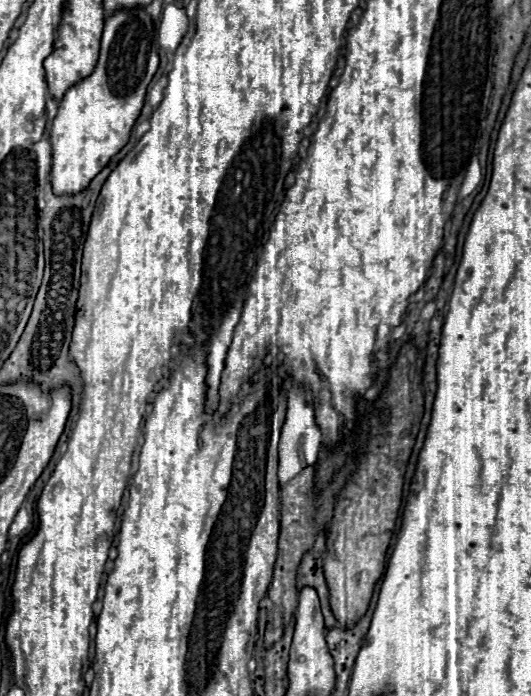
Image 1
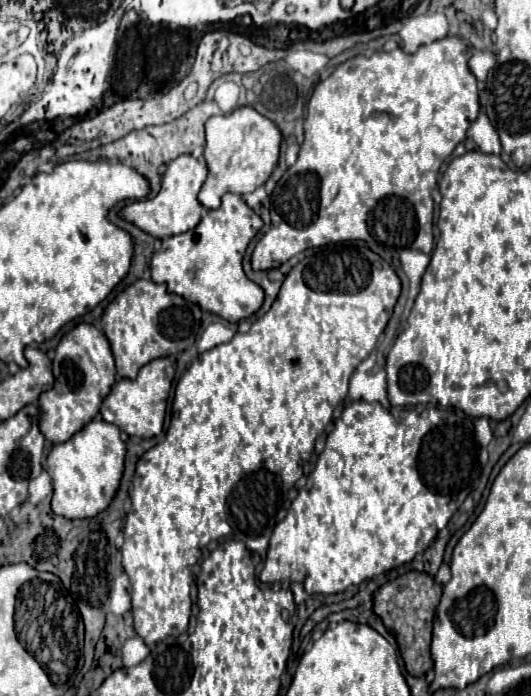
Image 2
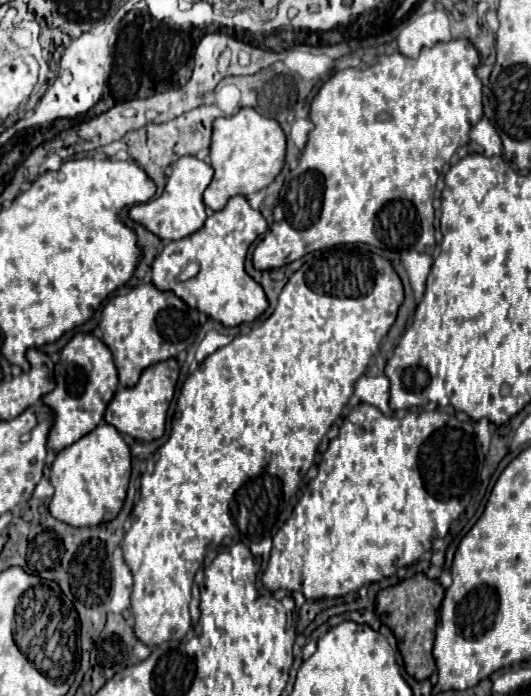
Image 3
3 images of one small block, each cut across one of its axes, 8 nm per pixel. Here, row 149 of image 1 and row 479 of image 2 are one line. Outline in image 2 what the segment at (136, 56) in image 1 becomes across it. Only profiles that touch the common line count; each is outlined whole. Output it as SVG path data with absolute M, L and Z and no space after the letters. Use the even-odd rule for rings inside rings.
M94 418L92 422L88 422L68 442L56 444L46 458L46 470L54 484L54 496L52 496L54 512L58 512L58 516L66 516L68 520L86 520L86 516L98 516L102 508L110 506L110 500L114 500L114 492L118 492L118 484L124 474L124 458L126 458L126 444L120 438L120 430L114 424L106 424L102 418Z

